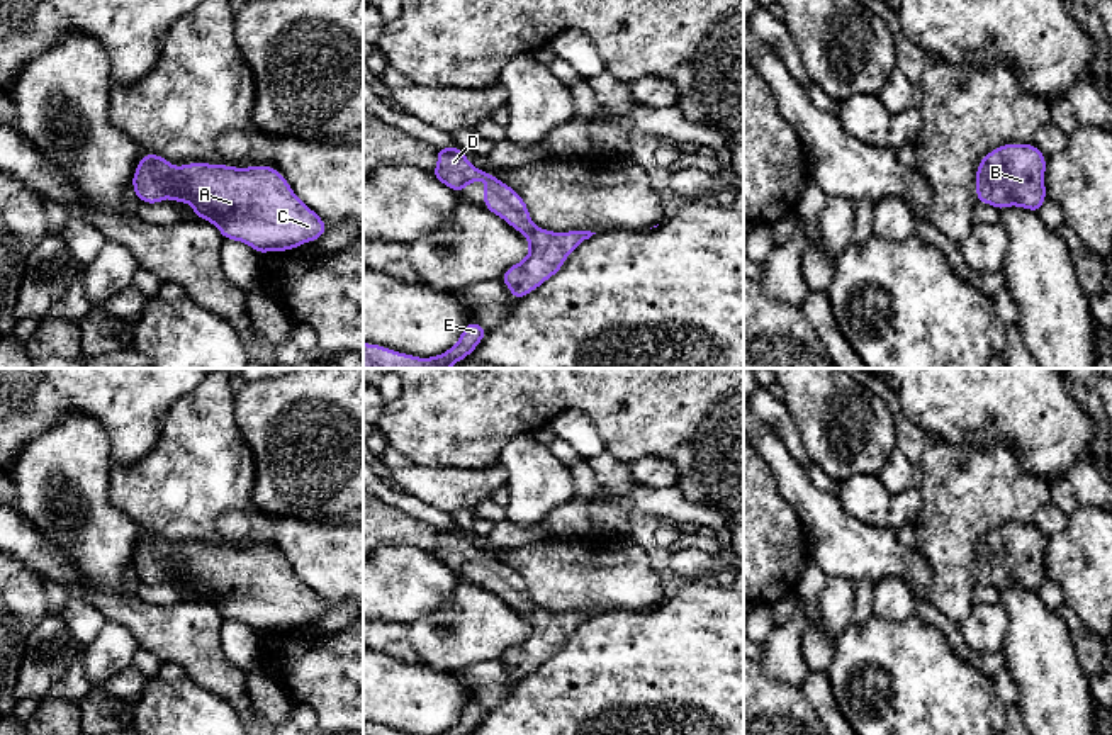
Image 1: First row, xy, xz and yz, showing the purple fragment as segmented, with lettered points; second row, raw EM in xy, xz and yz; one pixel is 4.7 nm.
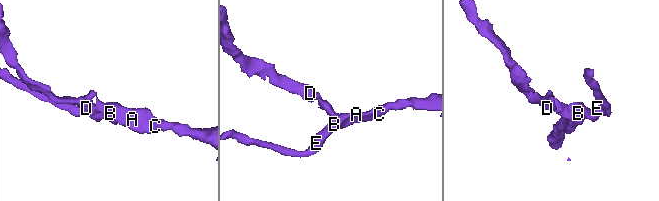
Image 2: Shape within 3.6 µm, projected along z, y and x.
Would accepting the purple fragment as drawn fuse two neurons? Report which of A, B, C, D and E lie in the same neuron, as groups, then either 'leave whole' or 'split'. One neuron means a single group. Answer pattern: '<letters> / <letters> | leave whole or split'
A B C D E | leave whole

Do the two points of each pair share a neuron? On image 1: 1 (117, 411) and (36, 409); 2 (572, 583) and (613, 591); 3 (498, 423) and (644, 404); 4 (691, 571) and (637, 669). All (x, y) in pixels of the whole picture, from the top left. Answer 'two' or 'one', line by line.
1: one
2: one
3: one
4: two

